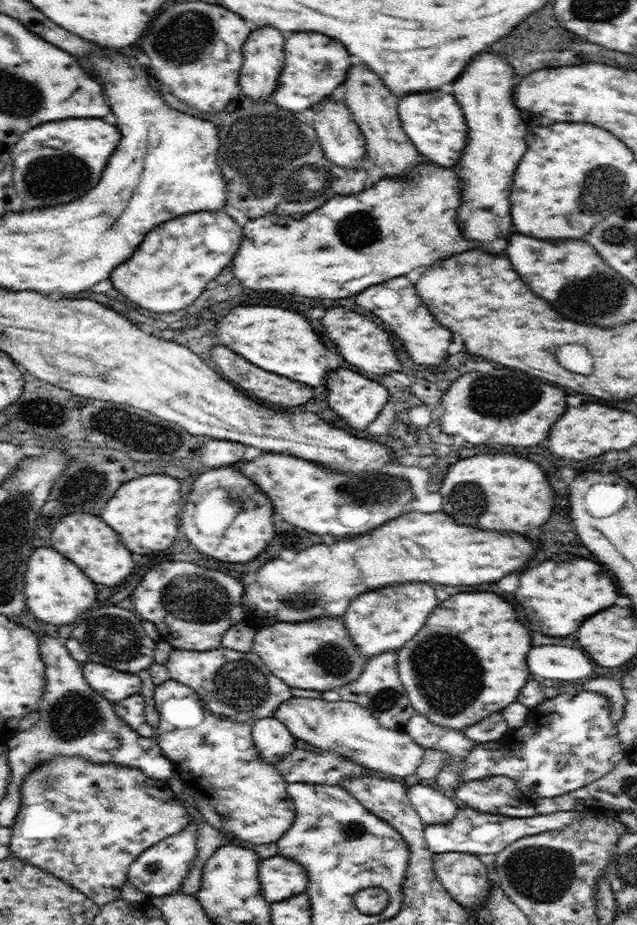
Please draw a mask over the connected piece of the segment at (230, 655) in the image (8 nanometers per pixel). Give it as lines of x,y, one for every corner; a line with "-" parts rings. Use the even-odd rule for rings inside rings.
224,646
205,652
172,648
164,666
171,680
196,692
195,698
200,706
214,716
226,717
234,722
252,725
259,718
274,717
278,706
293,697
291,686
270,673
254,651
237,652

